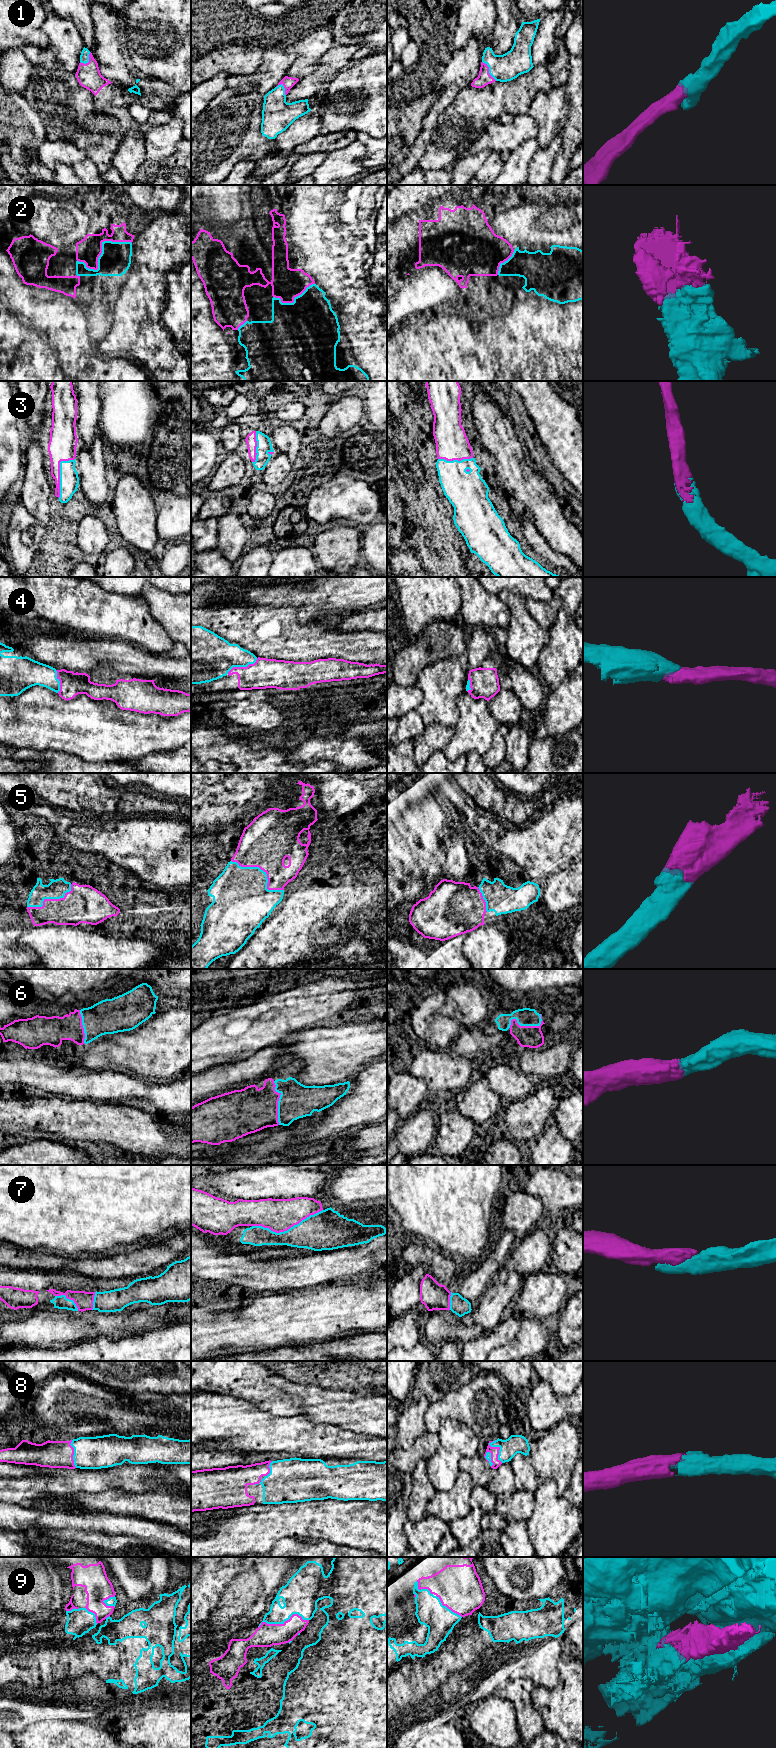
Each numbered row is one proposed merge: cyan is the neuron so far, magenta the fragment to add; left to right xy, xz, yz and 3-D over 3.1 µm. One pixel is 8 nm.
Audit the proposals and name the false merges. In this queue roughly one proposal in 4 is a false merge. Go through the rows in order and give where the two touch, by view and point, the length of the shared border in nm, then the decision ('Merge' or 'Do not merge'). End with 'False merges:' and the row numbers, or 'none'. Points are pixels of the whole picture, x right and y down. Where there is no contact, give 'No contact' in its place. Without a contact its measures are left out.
1: Touches cyan at yz (489, 71). Shared border 200 nm. Merge
2: Touches cyan at xy (102, 252). Shared border 460 nm. Merge
3: Touches cyan at xy (60, 473). Shared border 340 nm. Merge
4: Touches cyan at xz (242, 666). Shared border 280 nm. Merge
5: Touches cyan at xz (264, 872). Shared border 480 nm. Merge
6: Touches cyan at yz (526, 1025). Shared border 280 nm. Merge
7: Touches cyan at xz (288, 1229). Shared border 600 nm. Merge
8: Touches cyan at yz (500, 1449). Shared border 200 nm. Merge
9: Touches cyan at xz (282, 1623). Shared border 420 nm. Do not merge
False merges: 9

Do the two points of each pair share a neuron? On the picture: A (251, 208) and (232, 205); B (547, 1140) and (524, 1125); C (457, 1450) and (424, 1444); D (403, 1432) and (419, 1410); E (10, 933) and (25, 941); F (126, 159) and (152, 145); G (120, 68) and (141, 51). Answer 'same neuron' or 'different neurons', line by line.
A: different neurons
B: different neurons
C: different neurons
D: same neuron
E: different neurons
F: same neuron
G: different neurons

